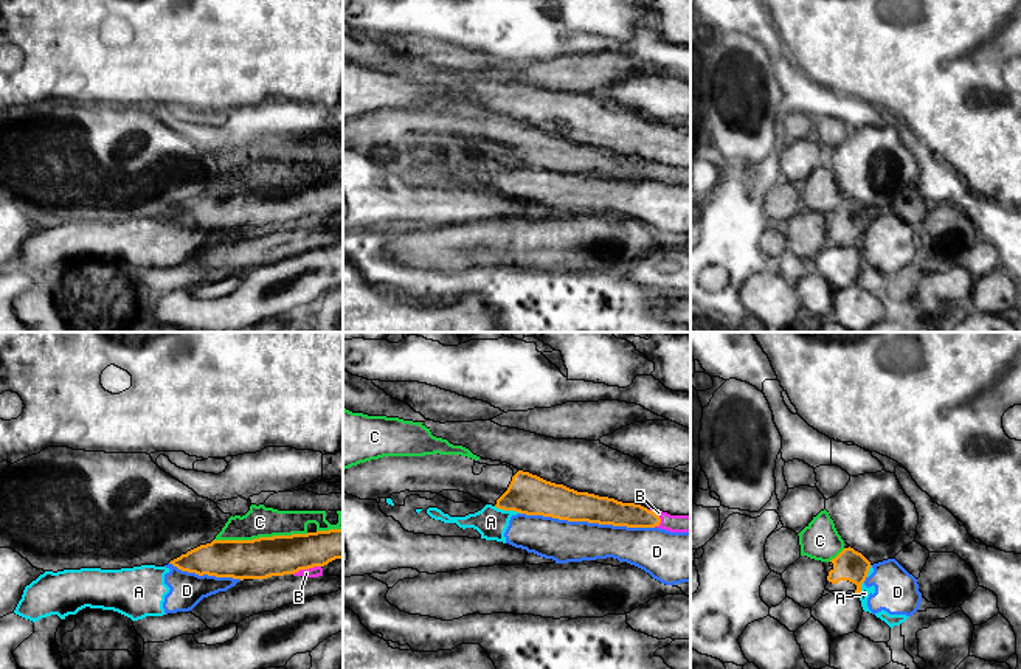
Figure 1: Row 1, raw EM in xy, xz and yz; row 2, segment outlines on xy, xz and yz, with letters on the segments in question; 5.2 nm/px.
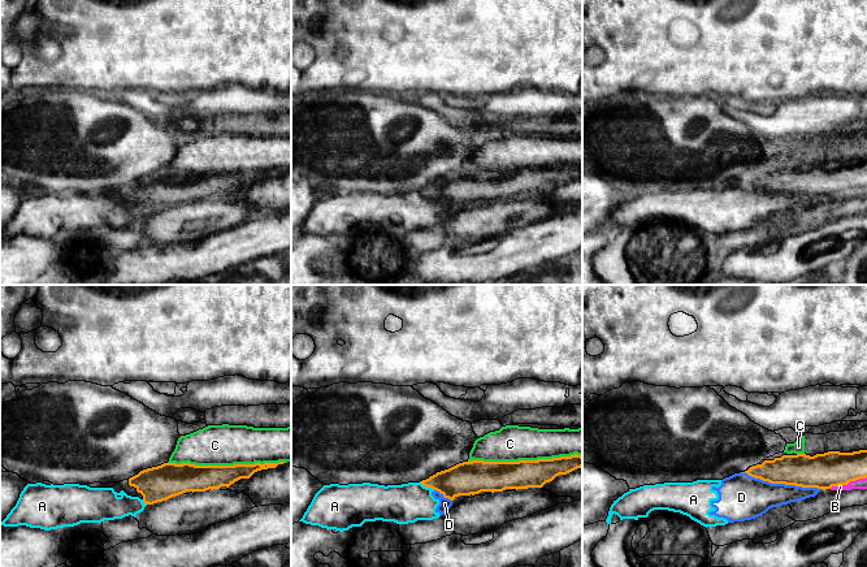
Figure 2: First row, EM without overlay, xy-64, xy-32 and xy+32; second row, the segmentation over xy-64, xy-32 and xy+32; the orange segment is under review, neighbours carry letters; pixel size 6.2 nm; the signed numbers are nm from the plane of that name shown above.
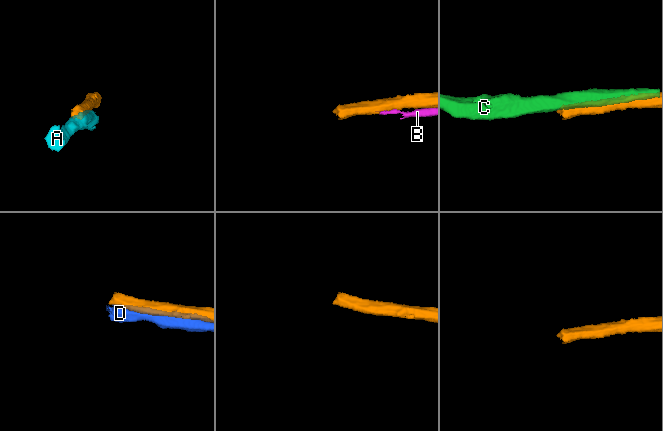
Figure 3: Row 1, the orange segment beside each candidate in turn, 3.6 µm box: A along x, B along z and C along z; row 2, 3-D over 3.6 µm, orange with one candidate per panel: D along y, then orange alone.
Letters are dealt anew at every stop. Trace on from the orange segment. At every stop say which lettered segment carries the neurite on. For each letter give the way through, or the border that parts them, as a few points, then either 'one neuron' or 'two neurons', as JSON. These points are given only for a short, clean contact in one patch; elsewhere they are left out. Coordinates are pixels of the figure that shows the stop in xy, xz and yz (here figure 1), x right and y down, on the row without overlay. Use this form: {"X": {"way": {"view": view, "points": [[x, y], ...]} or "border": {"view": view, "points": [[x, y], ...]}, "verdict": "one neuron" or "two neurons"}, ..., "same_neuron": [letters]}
{"A": {"border": {"view": "xz", "points": [[494, 159], [503, 163], [520, 165]]}, "verdict": "two neurons"}, "B": {"verdict": "two neurons"}, "C": {"verdict": "two neurons"}, "D": {"verdict": "two neurons"}, "same_neuron": []}

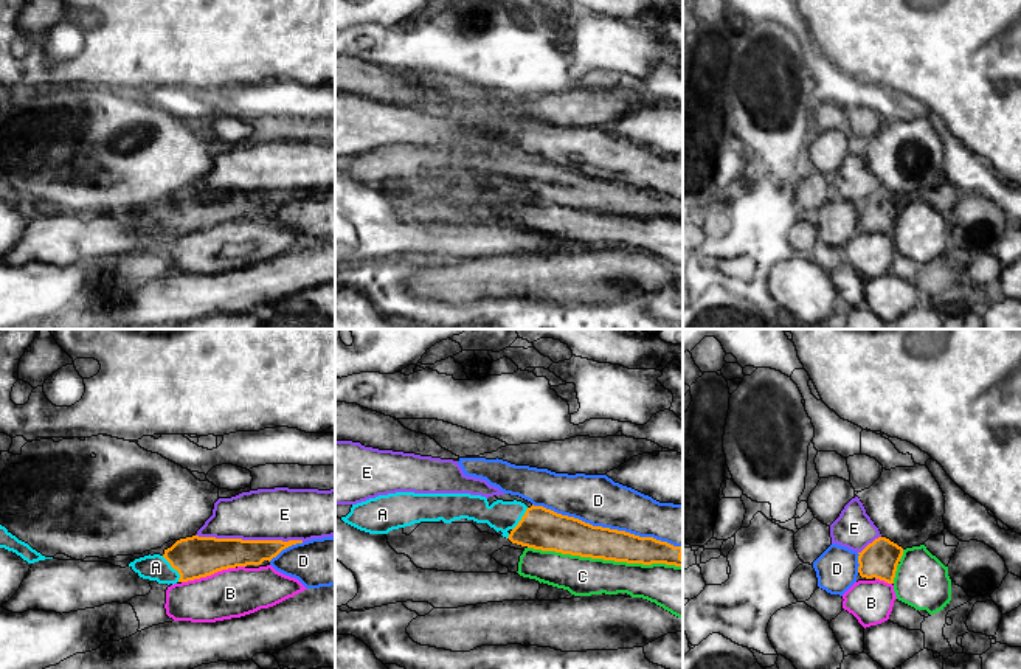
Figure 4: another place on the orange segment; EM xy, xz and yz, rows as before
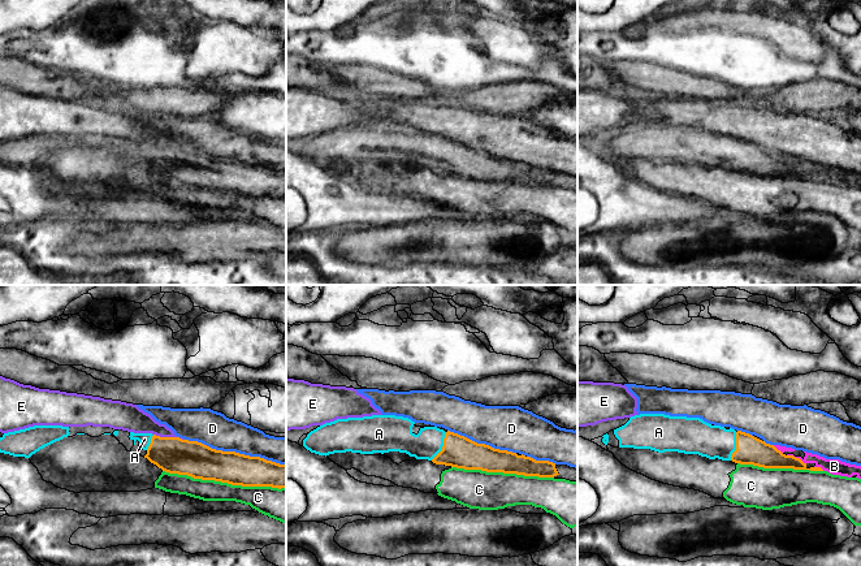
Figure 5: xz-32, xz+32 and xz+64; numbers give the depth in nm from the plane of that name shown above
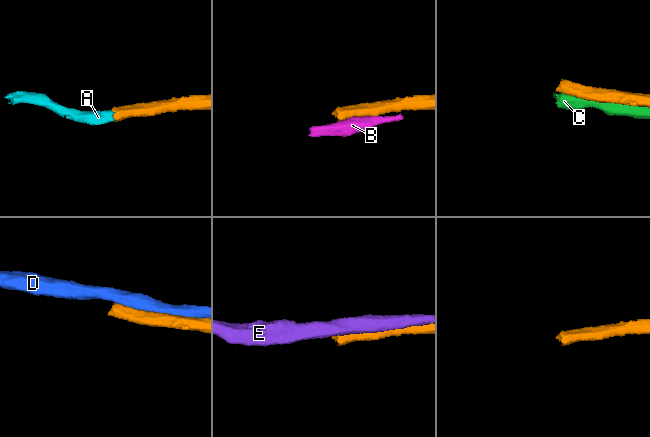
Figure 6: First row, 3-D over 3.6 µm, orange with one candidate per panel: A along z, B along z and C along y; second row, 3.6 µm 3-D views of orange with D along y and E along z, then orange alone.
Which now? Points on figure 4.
{"A": {"way": {"view": "xy", "points": [[194, 210], [180, 214], [174, 221], [155, 219]]}, "verdict": "one neuron"}, "B": {"verdict": "two neurons"}, "C": {"verdict": "two neurons"}, "D": {"verdict": "two neurons"}, "E": {"verdict": "two neurons"}, "same_neuron": ["A"]}

